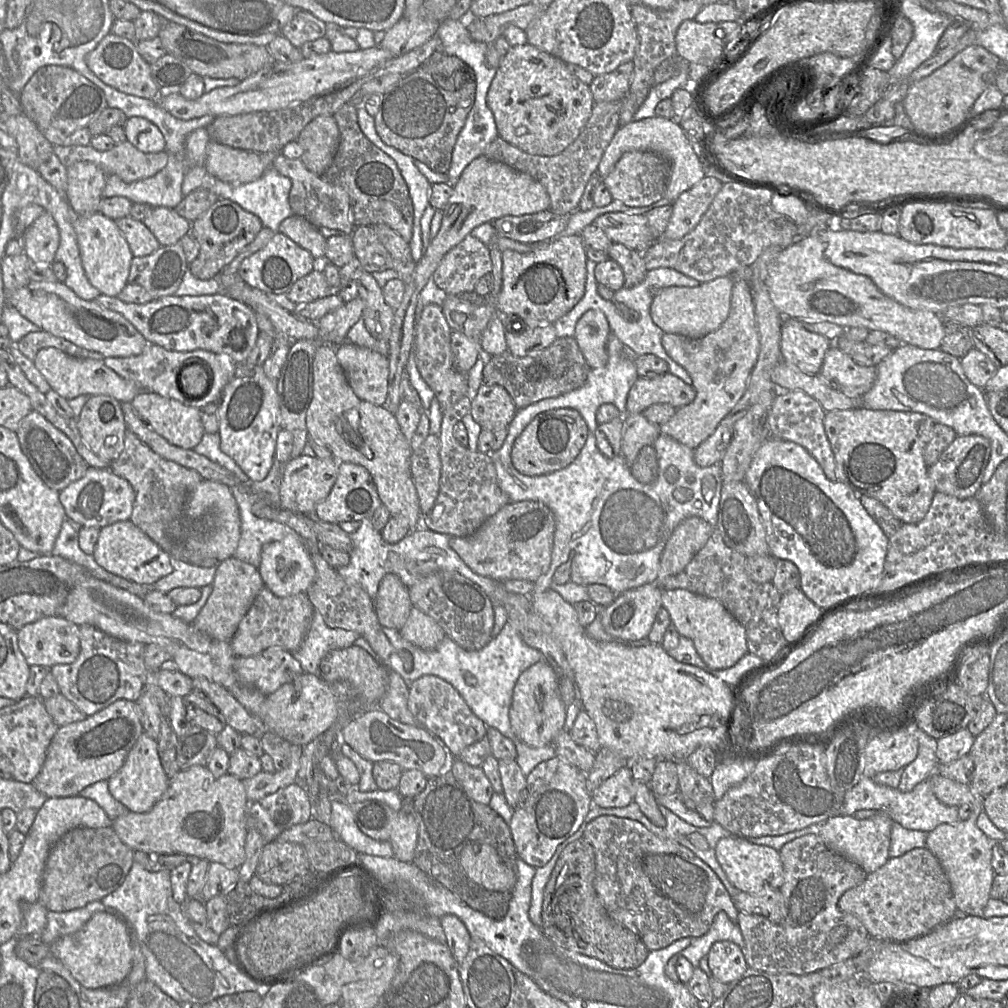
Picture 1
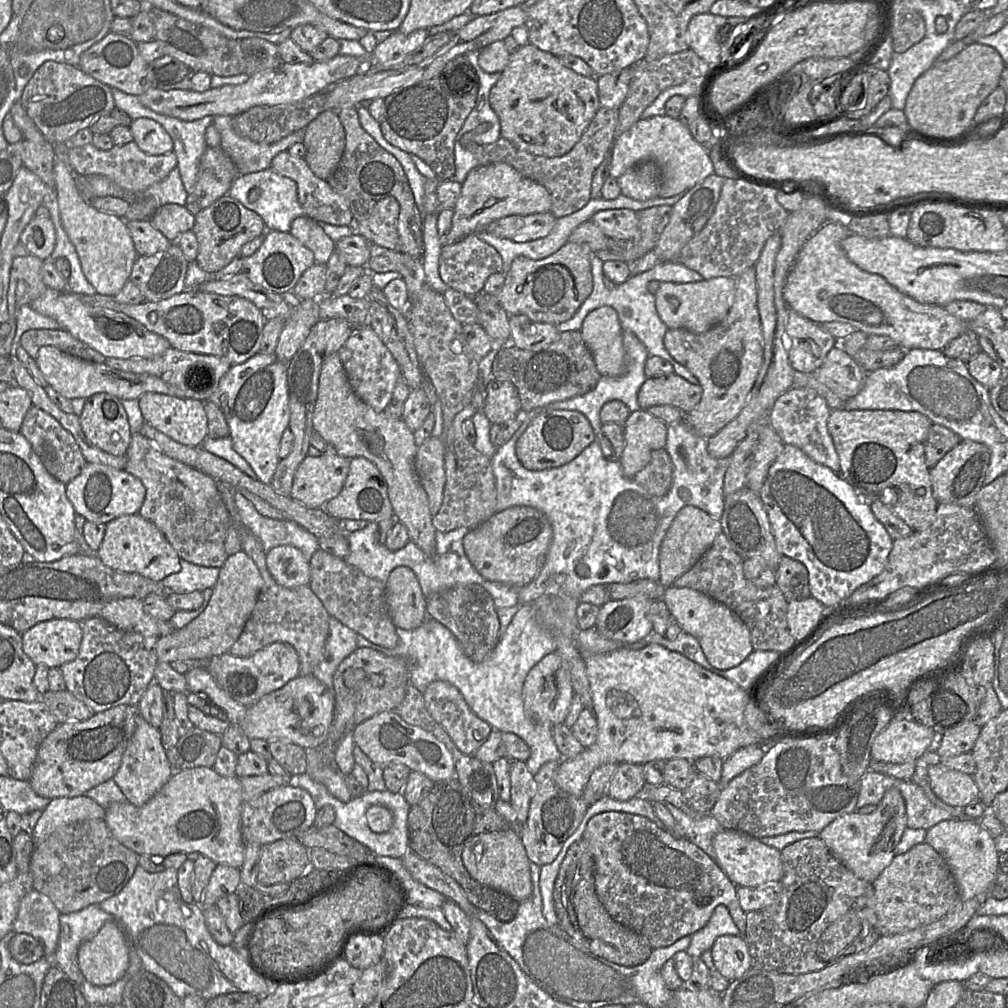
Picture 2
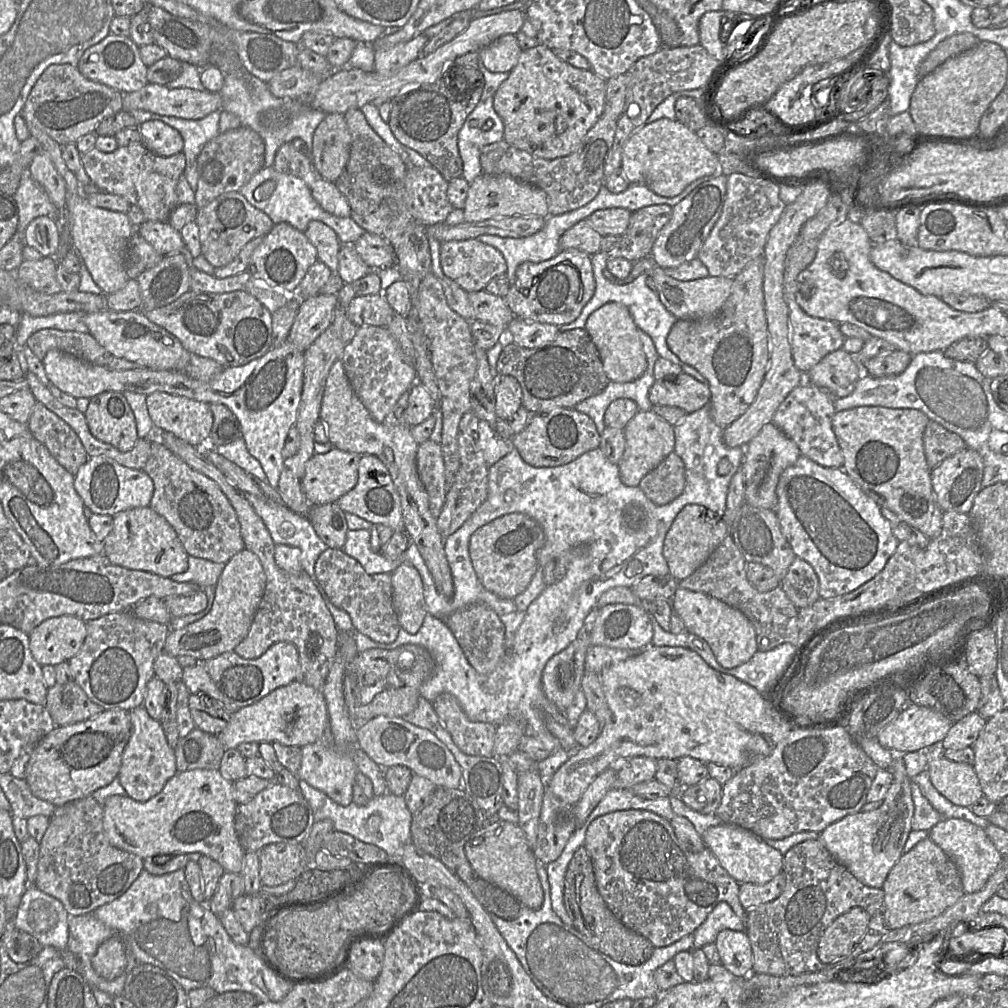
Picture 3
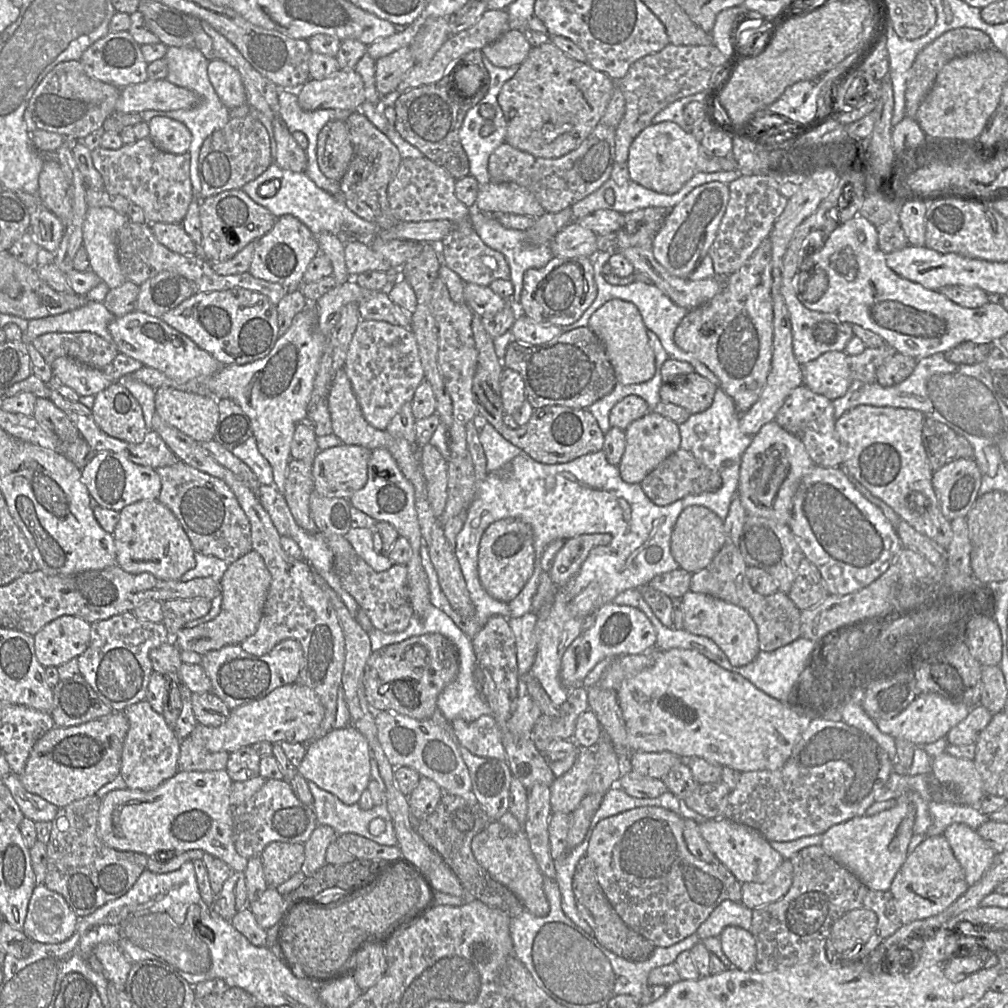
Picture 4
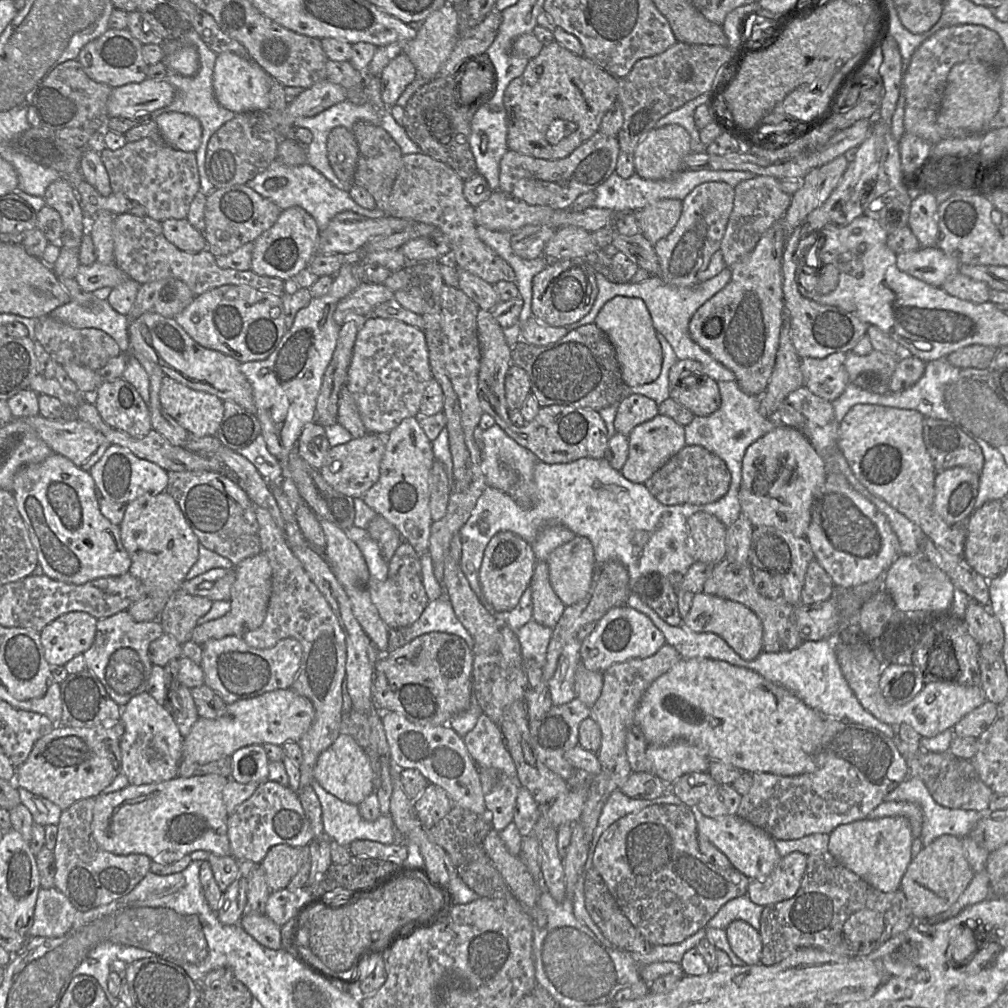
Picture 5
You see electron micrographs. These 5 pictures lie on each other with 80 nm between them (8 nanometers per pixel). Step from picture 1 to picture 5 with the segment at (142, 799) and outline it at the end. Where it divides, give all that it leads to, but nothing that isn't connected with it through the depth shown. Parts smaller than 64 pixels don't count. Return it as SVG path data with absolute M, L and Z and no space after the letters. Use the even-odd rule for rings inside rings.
M148 693L133 697L122 707L120 721L124 733L120 741L121 773L130 785L161 783L178 776L183 738L168 710Z

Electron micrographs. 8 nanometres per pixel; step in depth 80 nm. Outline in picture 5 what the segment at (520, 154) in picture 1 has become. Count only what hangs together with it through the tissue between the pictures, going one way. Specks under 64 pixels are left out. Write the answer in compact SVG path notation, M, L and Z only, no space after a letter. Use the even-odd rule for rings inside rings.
M600 130L563 159L545 160L509 149L500 161L498 190L530 205L566 209L579 196L594 191L614 173L620 153L617 137Z

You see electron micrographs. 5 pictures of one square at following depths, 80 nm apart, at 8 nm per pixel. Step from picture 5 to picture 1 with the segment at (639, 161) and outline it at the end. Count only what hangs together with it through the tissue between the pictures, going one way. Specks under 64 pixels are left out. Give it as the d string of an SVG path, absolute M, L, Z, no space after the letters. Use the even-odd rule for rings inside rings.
M654 116L638 121L631 121L619 127L606 148L598 166L597 173L600 175L601 181L614 169L616 163L624 153L635 150L652 151L669 161L671 176L664 198L670 201L675 201L681 193L687 191L705 177L702 163L702 154L704 156L703 149L698 150L678 123L671 119Z

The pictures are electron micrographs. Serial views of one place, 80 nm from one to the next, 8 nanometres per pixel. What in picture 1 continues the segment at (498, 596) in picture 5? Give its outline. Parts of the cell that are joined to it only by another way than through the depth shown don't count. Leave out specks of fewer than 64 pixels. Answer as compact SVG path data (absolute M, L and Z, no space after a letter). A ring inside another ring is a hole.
M509 502L490 516L480 528L470 536L451 537L449 546L460 556L465 564L475 573L495 581L526 580L536 582L549 569L555 532L553 512L542 502Z

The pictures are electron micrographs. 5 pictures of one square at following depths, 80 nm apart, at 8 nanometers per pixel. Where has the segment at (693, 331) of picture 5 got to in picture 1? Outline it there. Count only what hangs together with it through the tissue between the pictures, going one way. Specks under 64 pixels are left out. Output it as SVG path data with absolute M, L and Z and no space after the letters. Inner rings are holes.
M735 279L729 315L718 329L697 339L664 333L661 344L667 355L688 372L696 396L690 404L676 409L674 415L659 426L660 433L695 449L715 431L743 396L757 362L760 343L750 284Z

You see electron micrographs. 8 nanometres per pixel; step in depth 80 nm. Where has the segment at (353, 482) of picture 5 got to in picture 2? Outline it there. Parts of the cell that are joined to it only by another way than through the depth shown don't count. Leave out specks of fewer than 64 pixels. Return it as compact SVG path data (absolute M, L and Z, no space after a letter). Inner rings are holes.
M334 451L325 452L318 457L305 457L295 472L290 497L309 508L323 507L341 491L349 471L350 460Z

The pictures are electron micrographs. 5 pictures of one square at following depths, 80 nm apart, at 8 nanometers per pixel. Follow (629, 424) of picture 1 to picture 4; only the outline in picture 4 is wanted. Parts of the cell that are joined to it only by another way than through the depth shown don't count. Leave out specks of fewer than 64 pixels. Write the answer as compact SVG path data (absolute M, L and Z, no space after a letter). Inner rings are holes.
M652 411L633 421L625 430L625 450L618 464L621 479L639 484L669 455L680 449L679 425Z

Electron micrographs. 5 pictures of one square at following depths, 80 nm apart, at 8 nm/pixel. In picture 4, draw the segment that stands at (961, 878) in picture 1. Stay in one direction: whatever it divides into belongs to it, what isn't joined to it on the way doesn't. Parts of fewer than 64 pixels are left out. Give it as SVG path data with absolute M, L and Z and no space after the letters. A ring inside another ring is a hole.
M963 823L949 825L942 835L963 868L968 886L976 884L991 866L995 851L976 830Z

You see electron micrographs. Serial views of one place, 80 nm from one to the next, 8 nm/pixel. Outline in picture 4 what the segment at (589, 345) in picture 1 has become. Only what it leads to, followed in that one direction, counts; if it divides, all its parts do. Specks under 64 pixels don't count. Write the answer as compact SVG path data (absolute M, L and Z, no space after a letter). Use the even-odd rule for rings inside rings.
M621 299L607 301L590 317L588 327L603 342L618 383L640 384L655 375L655 356L649 344L648 329L633 303Z

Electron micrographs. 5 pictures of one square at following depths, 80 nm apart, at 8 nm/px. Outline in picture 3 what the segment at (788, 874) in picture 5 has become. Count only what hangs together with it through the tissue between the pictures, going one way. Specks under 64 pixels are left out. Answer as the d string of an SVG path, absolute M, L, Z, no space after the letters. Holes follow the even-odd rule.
M783 872L775 876L764 885L740 884L739 900L743 908L748 911L762 904L772 902L783 892L786 884Z

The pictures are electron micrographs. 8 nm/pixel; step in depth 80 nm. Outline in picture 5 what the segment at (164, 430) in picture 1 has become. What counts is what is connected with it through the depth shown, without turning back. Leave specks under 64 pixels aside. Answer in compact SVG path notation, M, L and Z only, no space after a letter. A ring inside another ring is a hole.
M168 377L163 379L159 399L164 411L189 433L197 437L216 437L224 414L223 400L214 395L190 389Z

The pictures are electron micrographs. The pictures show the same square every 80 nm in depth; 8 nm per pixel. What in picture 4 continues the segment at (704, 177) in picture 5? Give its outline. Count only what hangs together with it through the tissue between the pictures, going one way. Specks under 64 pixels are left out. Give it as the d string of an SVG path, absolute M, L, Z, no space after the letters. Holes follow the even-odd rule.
M738 170L719 171L713 173L698 172L677 193L671 195L655 192L631 180L629 180L625 185L620 186L617 185L614 180L609 178L598 190L571 206L573 221L577 221L584 216L601 209L614 210L625 215L627 213L645 208L673 208L680 203L694 188L700 185L714 181L720 181L726 185L729 185L741 175L742 174Z

